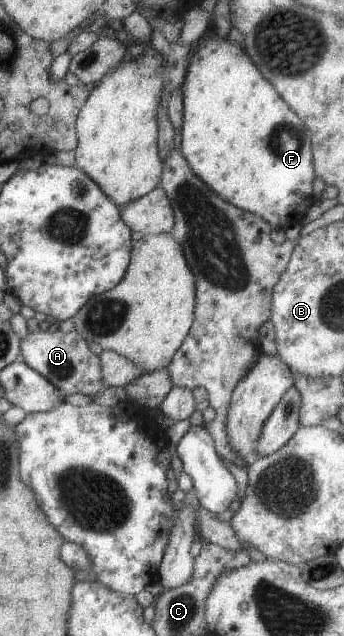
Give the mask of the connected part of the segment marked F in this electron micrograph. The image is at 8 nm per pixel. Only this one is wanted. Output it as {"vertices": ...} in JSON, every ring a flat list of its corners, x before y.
{"vertices":[[214,30,193,45,195,48,190,48,187,54,188,64,181,85,183,104,180,129,180,152,191,171,221,200,243,212,259,216,269,224,270,230,284,231,301,224,308,207,316,200,312,190,312,141,307,128,272,85,265,81,241,45,231,44,227,37,217,36]]}

